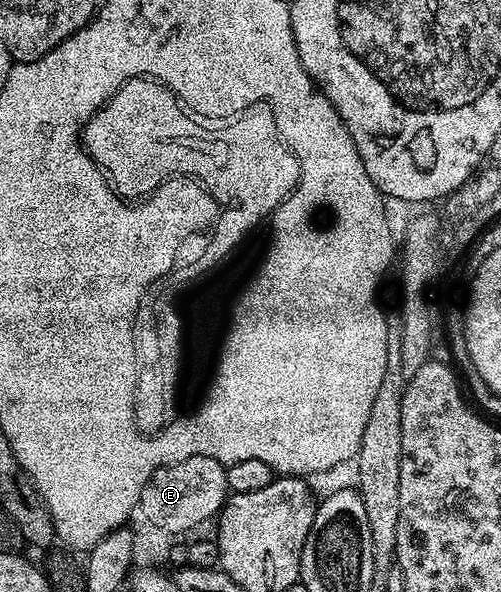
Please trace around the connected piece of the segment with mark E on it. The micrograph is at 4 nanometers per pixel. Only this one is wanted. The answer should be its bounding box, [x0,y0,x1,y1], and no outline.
[140,456,229,536]

